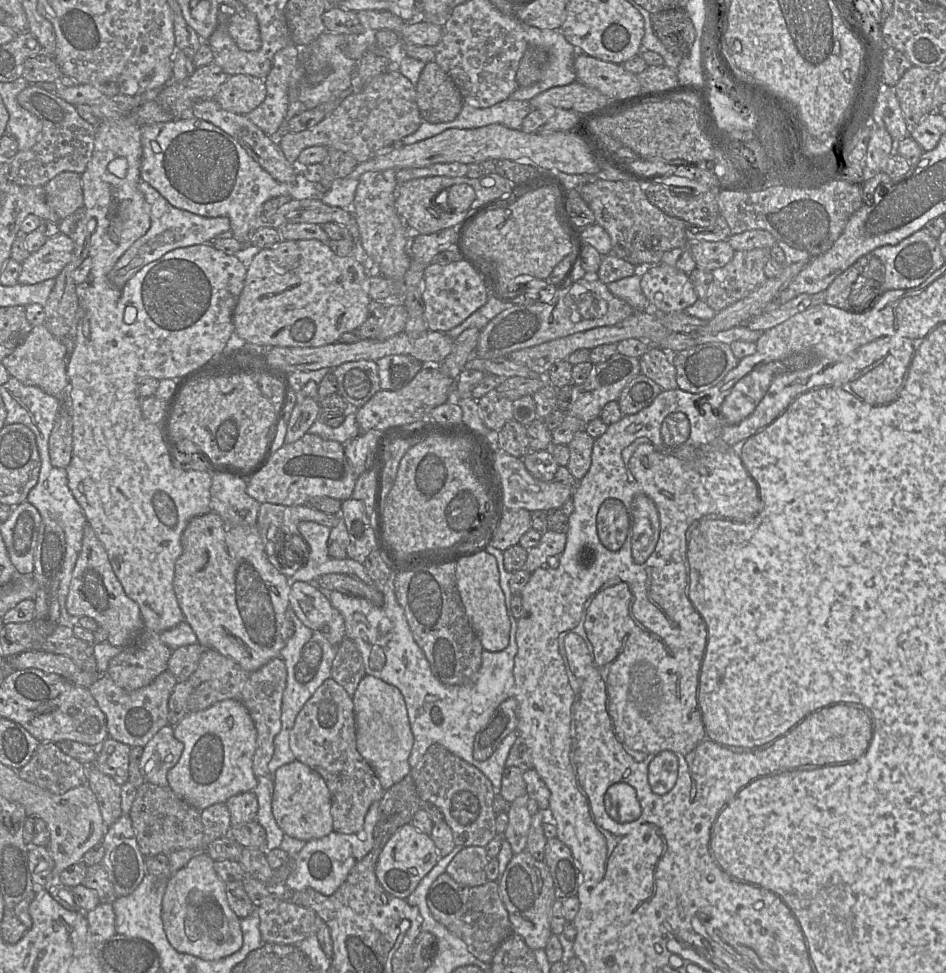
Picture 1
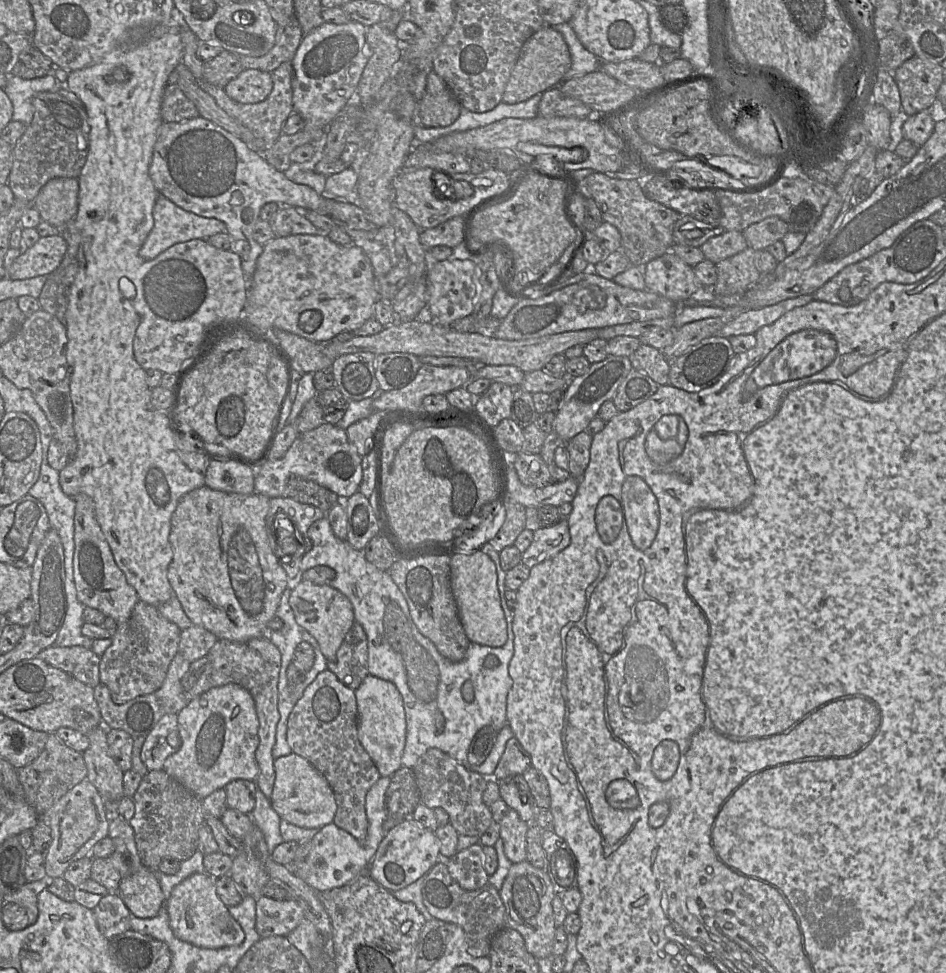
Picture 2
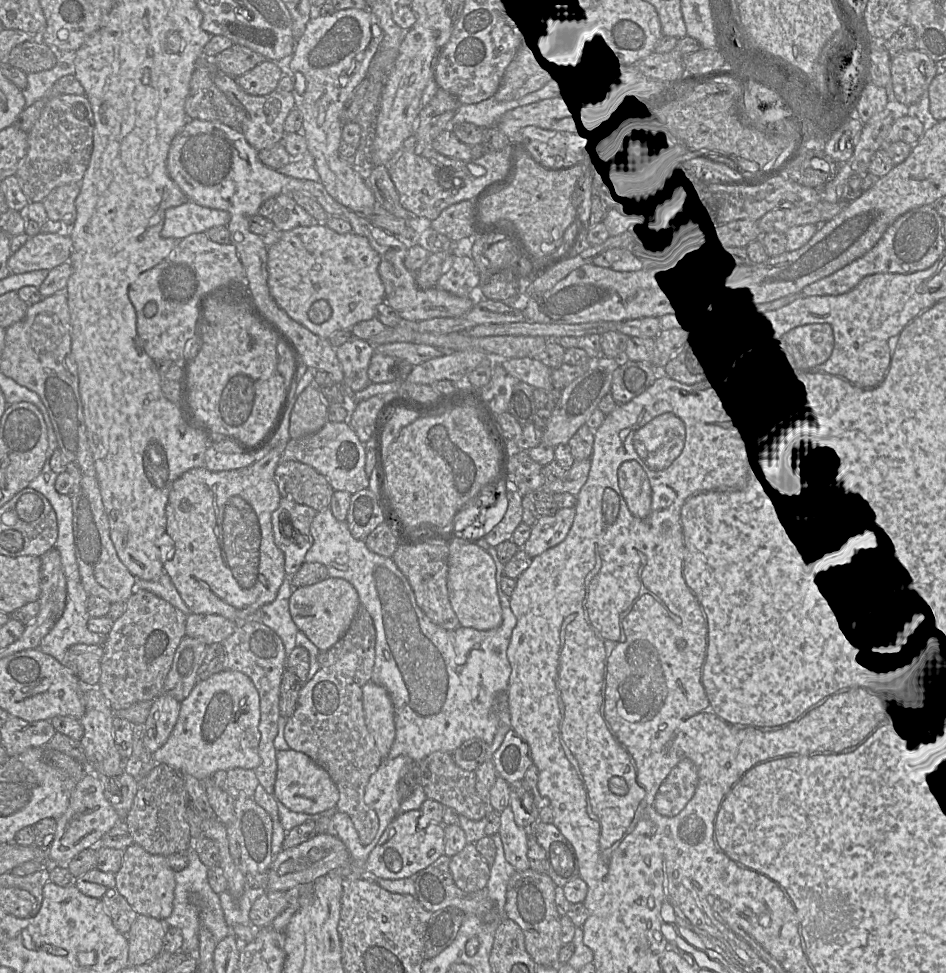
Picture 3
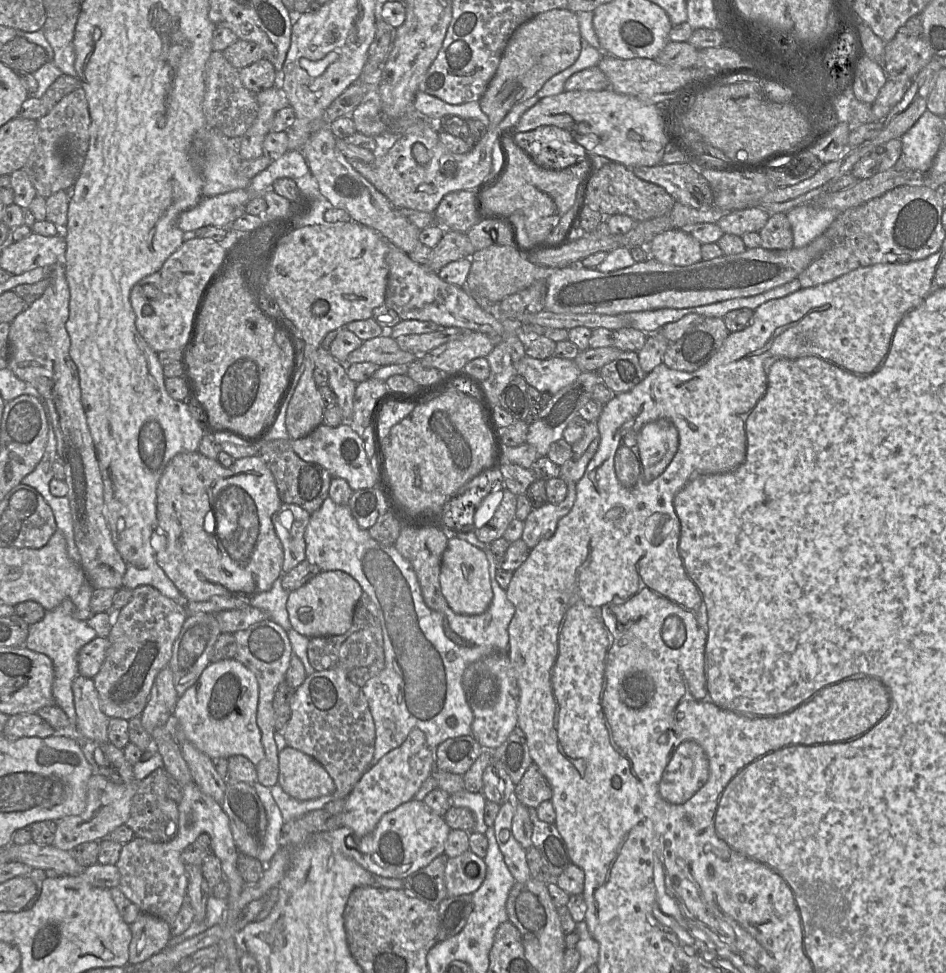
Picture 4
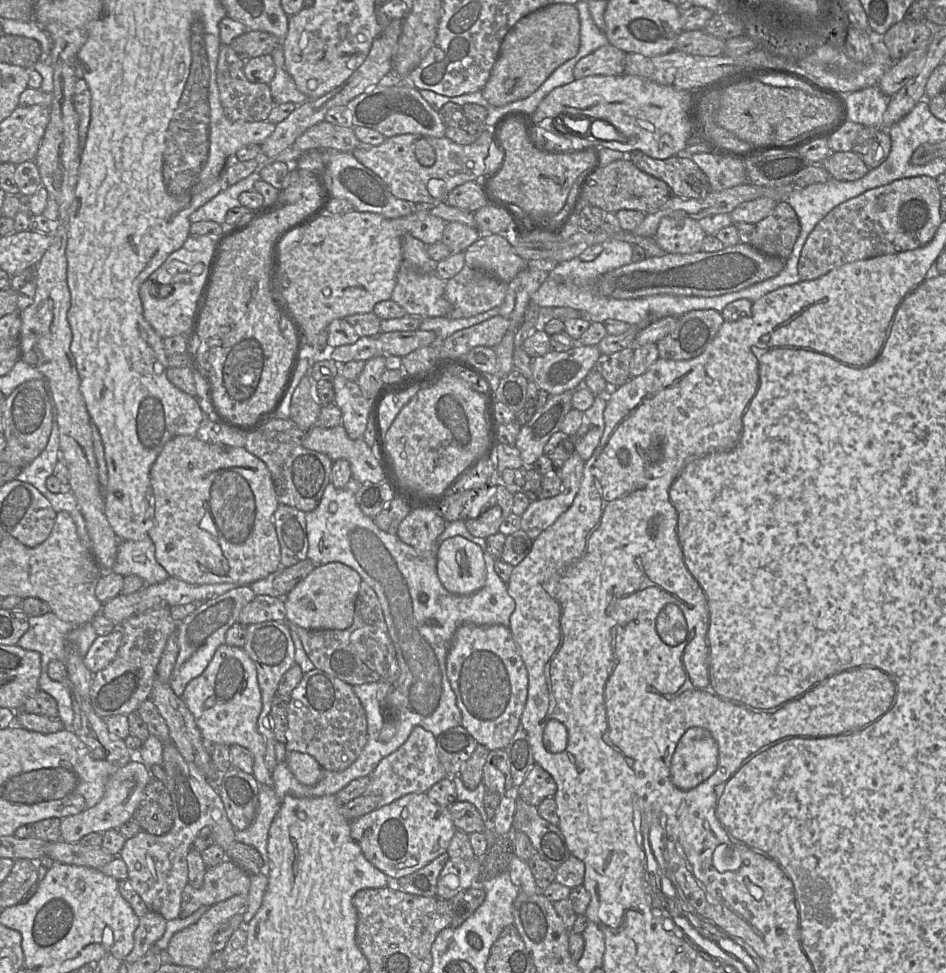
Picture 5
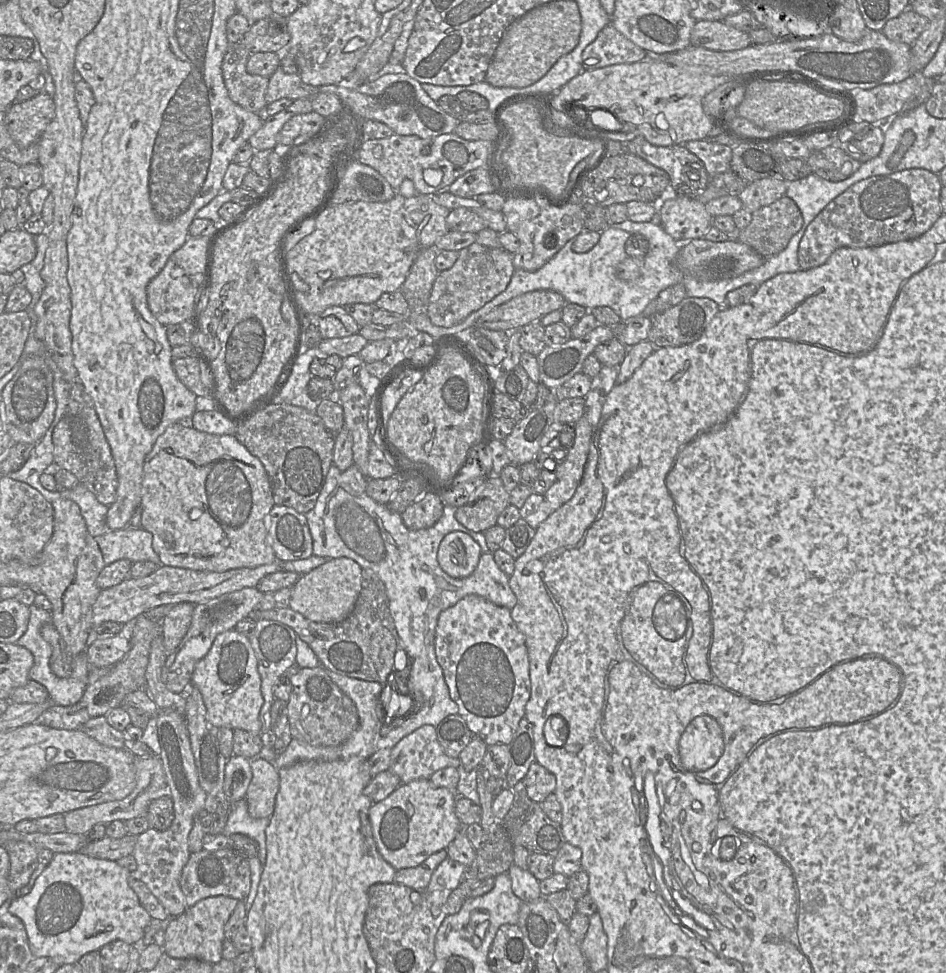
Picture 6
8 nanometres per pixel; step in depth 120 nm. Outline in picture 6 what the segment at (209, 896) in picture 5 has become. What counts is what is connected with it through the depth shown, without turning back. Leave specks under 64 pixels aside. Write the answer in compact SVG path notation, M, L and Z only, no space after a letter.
M228 847L217 851L202 849L191 853L182 869L179 885L185 896L186 908L213 896L228 896L245 900L251 888L251 871L248 858Z

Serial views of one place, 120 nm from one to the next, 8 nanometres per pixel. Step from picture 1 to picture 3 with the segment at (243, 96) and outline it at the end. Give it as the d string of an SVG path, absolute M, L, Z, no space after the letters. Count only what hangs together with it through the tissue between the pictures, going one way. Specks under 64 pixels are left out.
M265 60L235 80L246 93L264 96L270 94L277 87L281 78L281 64Z

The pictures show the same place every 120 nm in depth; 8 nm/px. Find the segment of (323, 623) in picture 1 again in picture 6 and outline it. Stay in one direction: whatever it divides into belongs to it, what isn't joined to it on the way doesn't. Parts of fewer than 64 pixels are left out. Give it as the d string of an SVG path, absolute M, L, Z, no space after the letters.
M347 557L331 558L310 572L300 575L292 587L289 607L314 622L338 623L352 612L361 590L362 567Z

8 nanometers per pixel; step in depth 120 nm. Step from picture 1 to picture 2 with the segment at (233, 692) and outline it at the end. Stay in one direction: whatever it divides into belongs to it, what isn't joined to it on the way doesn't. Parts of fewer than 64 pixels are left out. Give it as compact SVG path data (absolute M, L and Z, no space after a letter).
M252 638L247 642L235 642L219 639L206 655L212 666L211 687L219 687L229 683L246 689L254 699L259 720L259 744L255 752L259 767L256 785L270 799L274 788L275 770L272 749L276 742L276 730L280 720L278 711L278 682L281 669L281 653L267 638Z

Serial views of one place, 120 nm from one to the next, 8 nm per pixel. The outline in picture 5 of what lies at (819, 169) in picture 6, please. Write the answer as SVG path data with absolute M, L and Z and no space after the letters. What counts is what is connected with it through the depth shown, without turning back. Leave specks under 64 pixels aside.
M852 151L834 152L821 163L831 176L839 181L855 181L865 176L870 168Z

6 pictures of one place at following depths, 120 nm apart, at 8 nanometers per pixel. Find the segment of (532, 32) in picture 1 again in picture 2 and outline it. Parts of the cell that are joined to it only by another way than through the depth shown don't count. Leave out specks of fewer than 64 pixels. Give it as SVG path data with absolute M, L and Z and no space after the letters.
M568 22L551 27L562 34L571 55L571 66L562 82L599 69L601 61L581 44Z

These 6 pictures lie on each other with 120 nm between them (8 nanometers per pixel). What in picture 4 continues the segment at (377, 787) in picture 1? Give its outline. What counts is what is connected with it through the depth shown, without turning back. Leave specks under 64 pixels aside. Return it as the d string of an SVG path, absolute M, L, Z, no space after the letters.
M359 630L350 635L340 647L338 661L330 669L314 671L295 689L291 698L291 716L286 724L283 737L287 746L302 751L317 760L334 780L337 792L333 800L346 799L371 765L375 751L375 725L368 701L358 685L349 678L348 673L358 667L367 667L380 655L380 648L370 630Z

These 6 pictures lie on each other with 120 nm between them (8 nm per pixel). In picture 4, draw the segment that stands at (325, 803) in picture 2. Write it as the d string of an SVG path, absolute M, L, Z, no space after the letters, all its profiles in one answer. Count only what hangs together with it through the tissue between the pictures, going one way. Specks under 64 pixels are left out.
M290 746L279 752L278 784L300 801L331 795L336 789L334 780L317 760Z

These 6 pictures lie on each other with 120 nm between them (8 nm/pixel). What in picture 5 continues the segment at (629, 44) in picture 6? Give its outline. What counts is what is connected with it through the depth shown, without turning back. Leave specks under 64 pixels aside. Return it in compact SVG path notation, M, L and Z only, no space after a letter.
M610 43L580 59L573 70L575 79L593 75L615 76L624 73L626 53Z

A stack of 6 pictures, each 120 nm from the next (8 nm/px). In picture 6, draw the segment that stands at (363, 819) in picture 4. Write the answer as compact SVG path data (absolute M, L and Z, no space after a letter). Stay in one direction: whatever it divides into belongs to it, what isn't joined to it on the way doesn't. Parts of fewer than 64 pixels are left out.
M423 725L402 738L391 751L390 765L387 770L398 775L401 784L406 784L417 779L430 779L436 771L446 767L460 767L461 761L445 754L438 741L436 727L433 725Z

